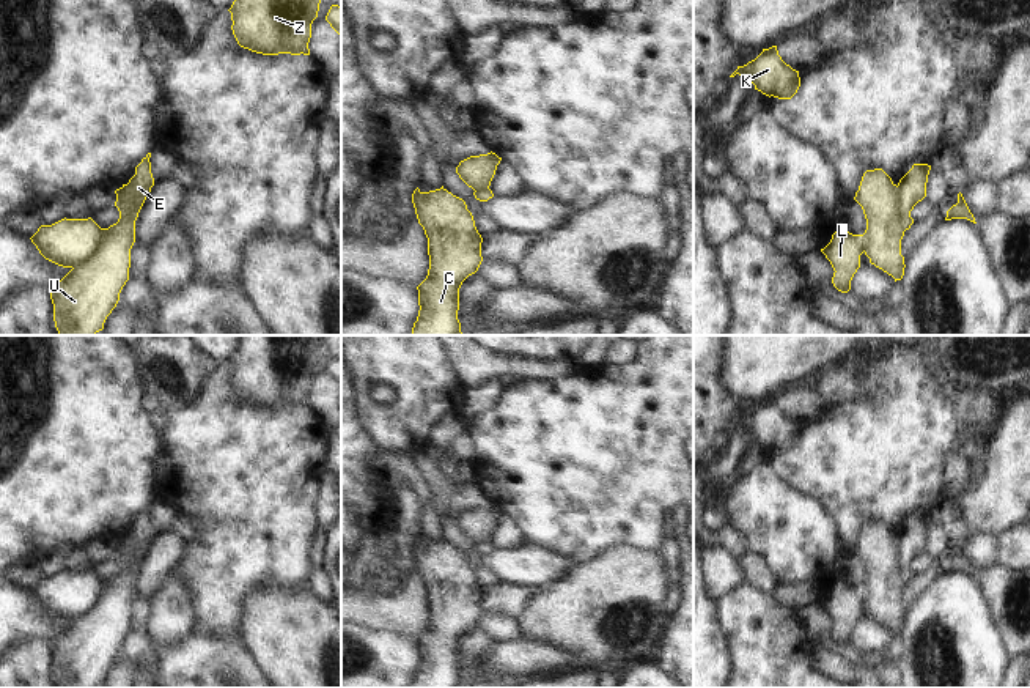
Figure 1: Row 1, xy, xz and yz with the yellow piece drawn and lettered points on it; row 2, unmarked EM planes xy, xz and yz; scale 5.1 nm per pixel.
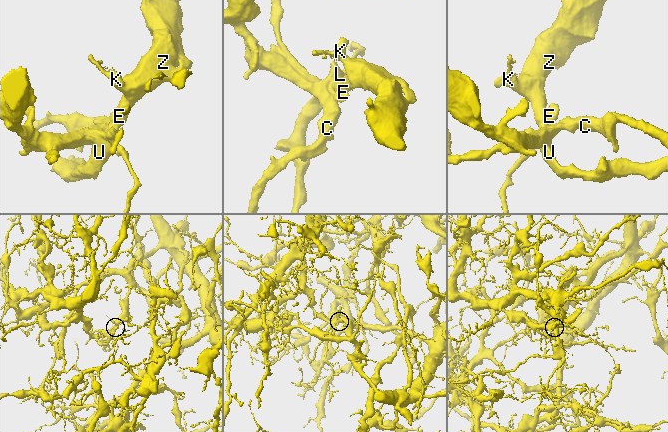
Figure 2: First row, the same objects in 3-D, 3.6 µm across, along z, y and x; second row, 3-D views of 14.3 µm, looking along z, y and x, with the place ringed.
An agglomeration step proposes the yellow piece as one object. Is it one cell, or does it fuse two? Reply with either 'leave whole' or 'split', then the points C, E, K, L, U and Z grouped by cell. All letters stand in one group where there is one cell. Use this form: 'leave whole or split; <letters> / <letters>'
split; C E L / K U Z

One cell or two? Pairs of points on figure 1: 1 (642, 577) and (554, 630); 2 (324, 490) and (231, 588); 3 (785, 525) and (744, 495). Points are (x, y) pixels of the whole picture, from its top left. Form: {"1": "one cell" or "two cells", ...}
{"1": "one cell", "2": "two cells", "3": "one cell"}

